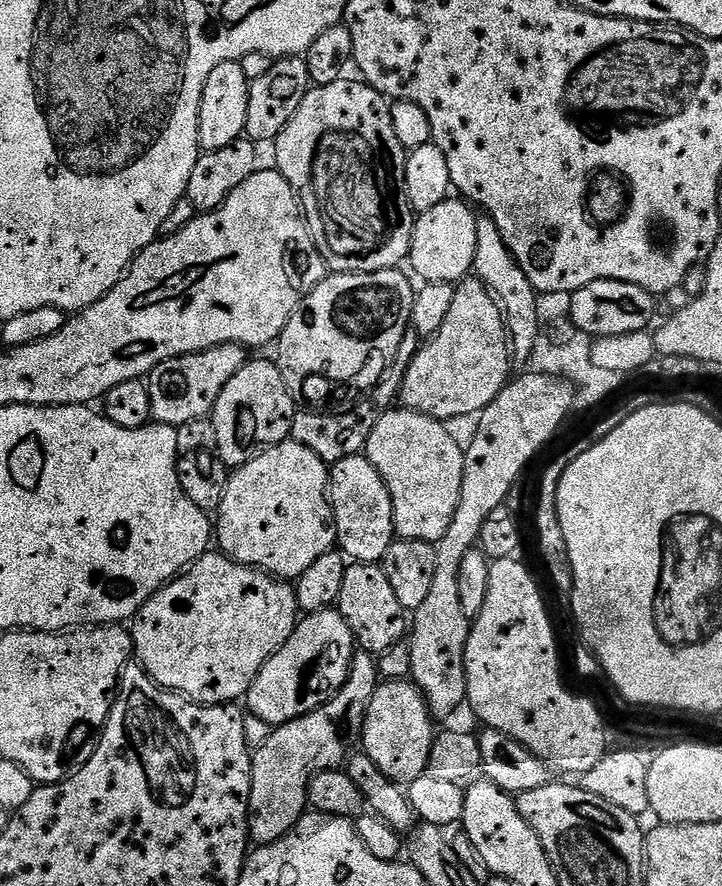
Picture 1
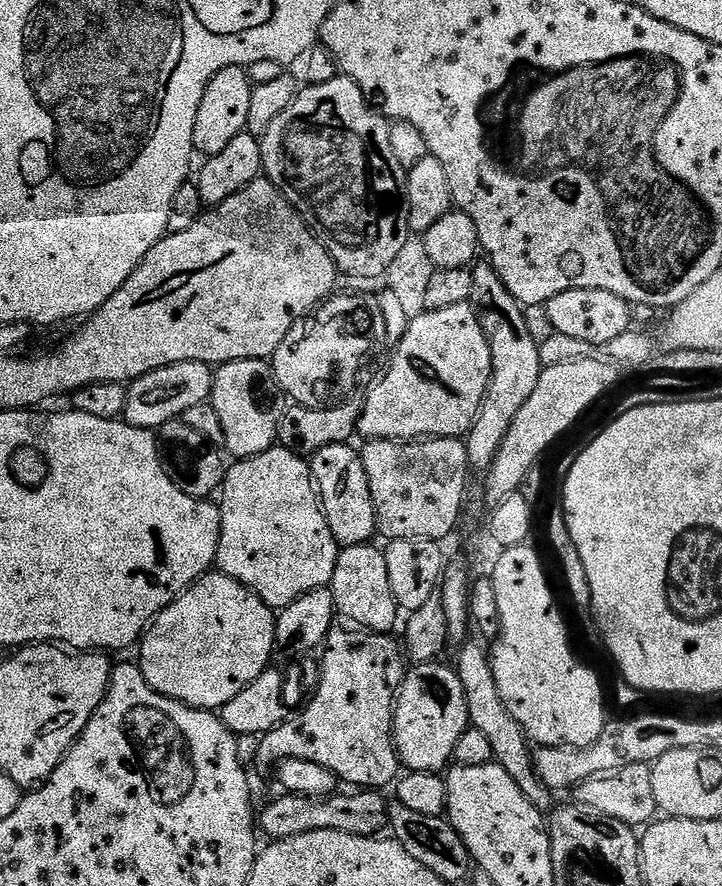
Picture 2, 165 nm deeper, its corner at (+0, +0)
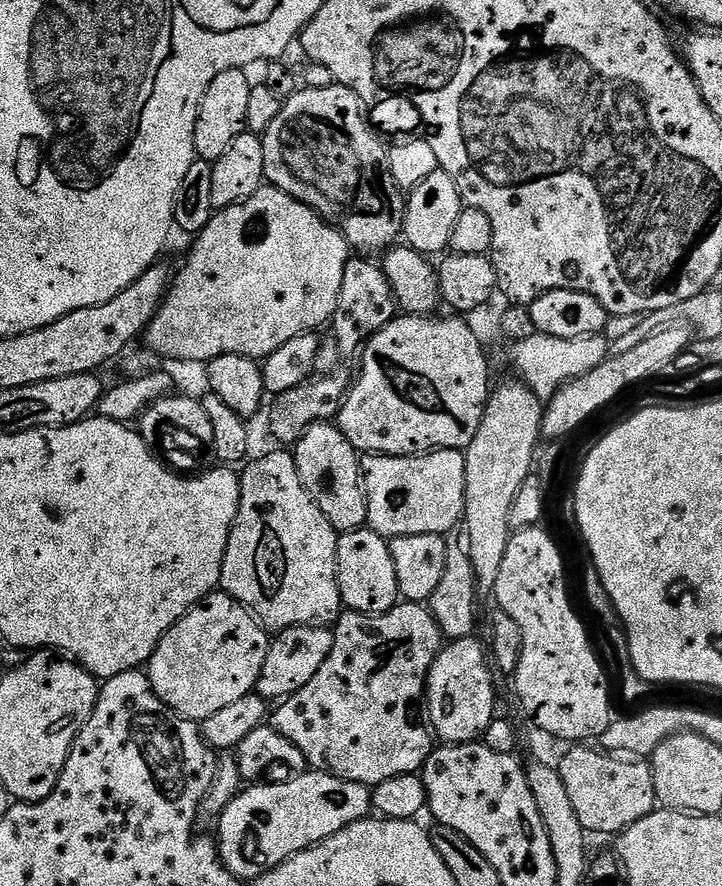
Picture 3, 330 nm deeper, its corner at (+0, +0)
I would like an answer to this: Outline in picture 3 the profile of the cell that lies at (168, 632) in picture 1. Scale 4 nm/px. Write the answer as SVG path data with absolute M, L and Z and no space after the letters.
M217 590L196 603L177 624L158 642L154 654L148 659L146 675L152 686L152 693L170 711L178 713L185 720L197 722L210 718L218 710L238 702L238 698L253 695L262 666L266 666L270 636L261 628L260 621L232 596Z

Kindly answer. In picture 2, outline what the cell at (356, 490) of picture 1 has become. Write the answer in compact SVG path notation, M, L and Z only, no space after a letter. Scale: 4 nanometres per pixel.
M351 443L335 444L318 450L310 458L312 479L316 482L324 517L341 548L369 543L377 535L374 498L362 466L359 451Z

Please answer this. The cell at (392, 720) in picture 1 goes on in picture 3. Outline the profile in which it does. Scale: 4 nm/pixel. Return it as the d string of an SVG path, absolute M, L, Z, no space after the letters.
M471 635L445 643L428 671L426 720L433 733L439 739L441 736L444 739L441 741L448 746L479 741L490 722L498 716L496 684L492 681L494 672L490 667L490 656L485 641L483 644L476 639L475 635Z

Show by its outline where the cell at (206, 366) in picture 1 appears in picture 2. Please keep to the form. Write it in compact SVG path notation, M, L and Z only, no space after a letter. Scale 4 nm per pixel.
M178 362L131 381L127 385L128 397L122 417L124 423L135 428L159 430L170 421L183 418L190 406L209 403L213 375L213 369L202 362Z

